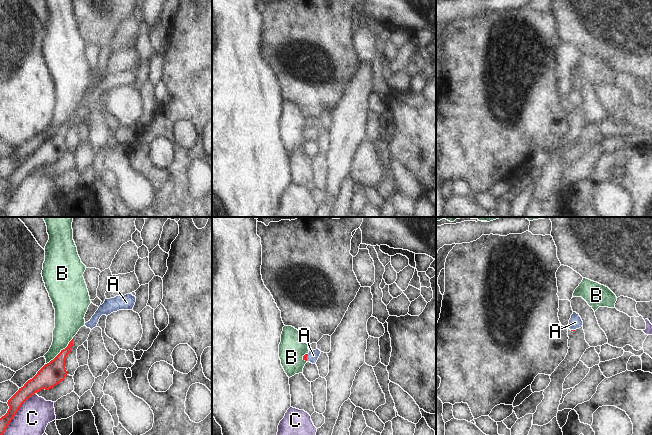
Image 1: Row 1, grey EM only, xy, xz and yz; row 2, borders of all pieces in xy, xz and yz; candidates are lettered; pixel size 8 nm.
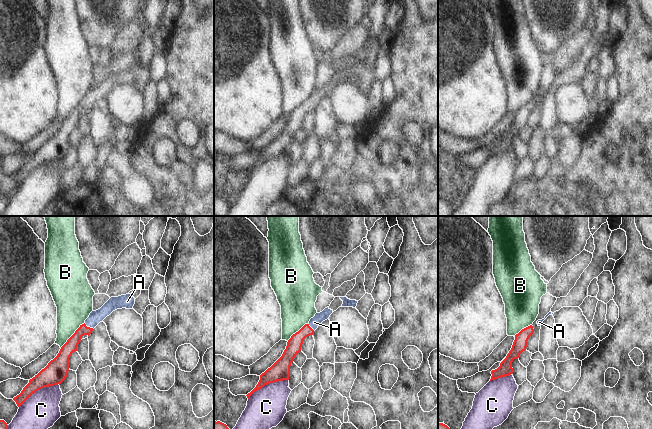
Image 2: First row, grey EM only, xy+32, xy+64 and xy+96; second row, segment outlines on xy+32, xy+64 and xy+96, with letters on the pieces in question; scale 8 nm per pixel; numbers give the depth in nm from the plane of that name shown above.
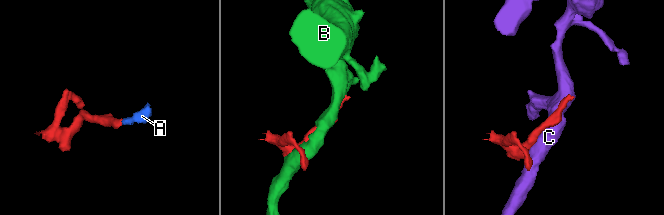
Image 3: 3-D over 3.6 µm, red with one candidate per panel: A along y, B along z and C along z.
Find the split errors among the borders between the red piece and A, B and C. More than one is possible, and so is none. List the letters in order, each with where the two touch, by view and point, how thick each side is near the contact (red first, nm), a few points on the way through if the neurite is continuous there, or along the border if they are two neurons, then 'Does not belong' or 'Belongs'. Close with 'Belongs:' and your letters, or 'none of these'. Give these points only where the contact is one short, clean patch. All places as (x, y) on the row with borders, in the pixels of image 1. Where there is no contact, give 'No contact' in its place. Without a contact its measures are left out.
A: Touches red at xz (306, 357). Thickness 30 nm (red) against 90 nm. Path across: xz (305, 356), (306, 357), (313, 355). Belongs
B: Touches red at xy (60, 352). Thickness 190 nm (red) against 200 nm. Does not belong
C: Touches red at xy (16, 412). Thickness 120 nm (red) against 260 nm. Does not belong
Belongs: A

